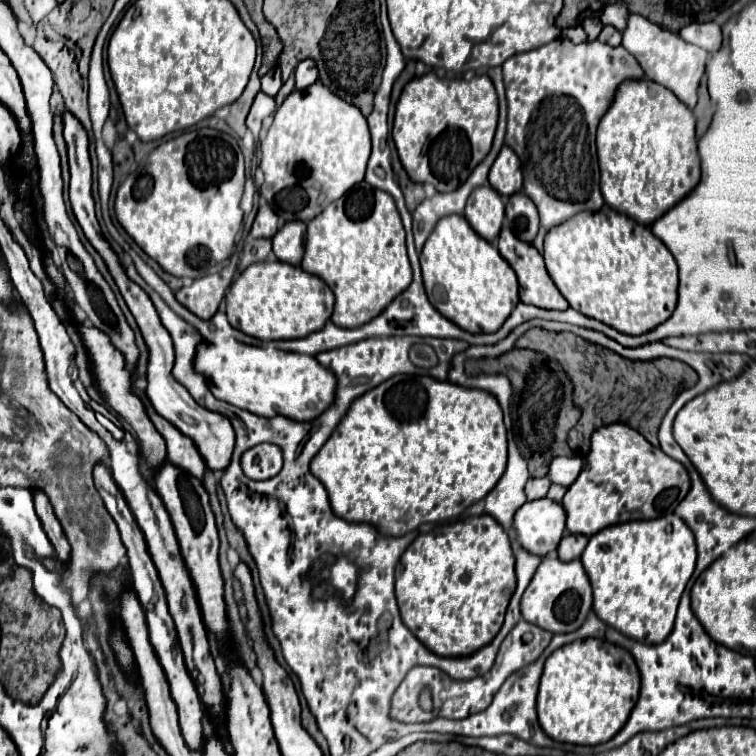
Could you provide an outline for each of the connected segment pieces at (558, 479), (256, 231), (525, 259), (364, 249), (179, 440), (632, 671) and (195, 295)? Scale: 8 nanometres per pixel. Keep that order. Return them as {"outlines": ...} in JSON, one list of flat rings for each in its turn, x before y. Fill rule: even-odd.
{"outlines":[[[571,455,571,457,555,457,549,465,549,479,551,483,569,487,583,469,583,457]],[[269,205,259,207,253,227,251,227,251,235,255,239,271,239,275,233,277,233,277,215,273,213]],[[503,229,501,235,499,235,497,249,499,249,501,257,513,267,513,271,515,271,515,275,519,279,519,299,521,299,521,303,535,305,535,307,541,307,541,309,557,309,557,311,563,311,563,309,569,307,569,303,563,299,559,289,555,289,555,283,551,281,549,273,545,271,543,257,539,255,539,251,533,245,515,239,513,231]],[[359,183,311,219,301,269,317,275,331,287,335,295,331,321,335,325,353,329,375,319,411,283,405,229,391,195]],[[135,387,135,393,145,401,147,413,149,413,153,425,157,427,157,431,163,435,163,439,165,439,165,443,167,443,167,461,169,461,169,463,175,463,175,467,179,467,179,469,187,471,189,475,195,475,195,479,203,481,205,463,203,463,203,459,199,457,199,451,197,451,197,447,193,445,193,441,187,439,185,435,181,435,179,431,175,431,175,427,173,427,169,421,163,421,163,419,155,413,155,409,151,407,151,403,147,401,147,397,145,397,143,391,139,391,139,389]],[[583,639,553,651,537,693,537,715,547,737,559,743,599,745,609,741,629,719,639,695,639,671,633,657,605,639]],[[219,273,205,275,201,279,195,279,189,287,181,287,175,293,175,299,183,303,193,315,199,315,199,319,211,319,225,297,225,291,229,287,229,281,223,281]]]}

